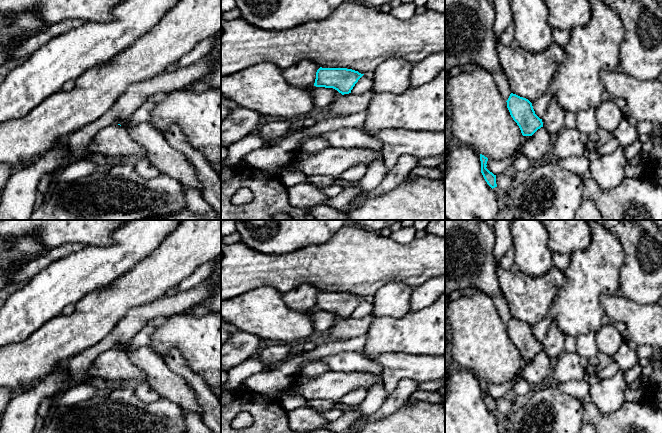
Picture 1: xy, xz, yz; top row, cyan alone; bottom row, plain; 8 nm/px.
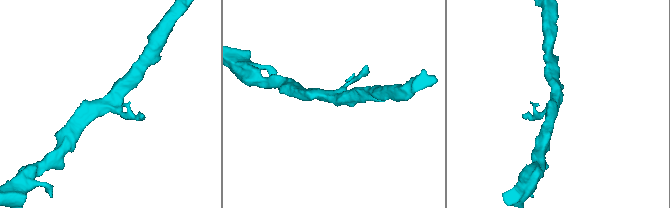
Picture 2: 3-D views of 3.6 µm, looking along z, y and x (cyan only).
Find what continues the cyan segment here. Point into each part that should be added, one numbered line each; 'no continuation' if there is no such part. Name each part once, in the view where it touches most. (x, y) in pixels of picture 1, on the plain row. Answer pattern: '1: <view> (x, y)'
no continuation

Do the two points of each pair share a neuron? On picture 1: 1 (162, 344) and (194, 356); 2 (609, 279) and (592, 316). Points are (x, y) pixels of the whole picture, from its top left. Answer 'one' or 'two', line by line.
1: one
2: one

